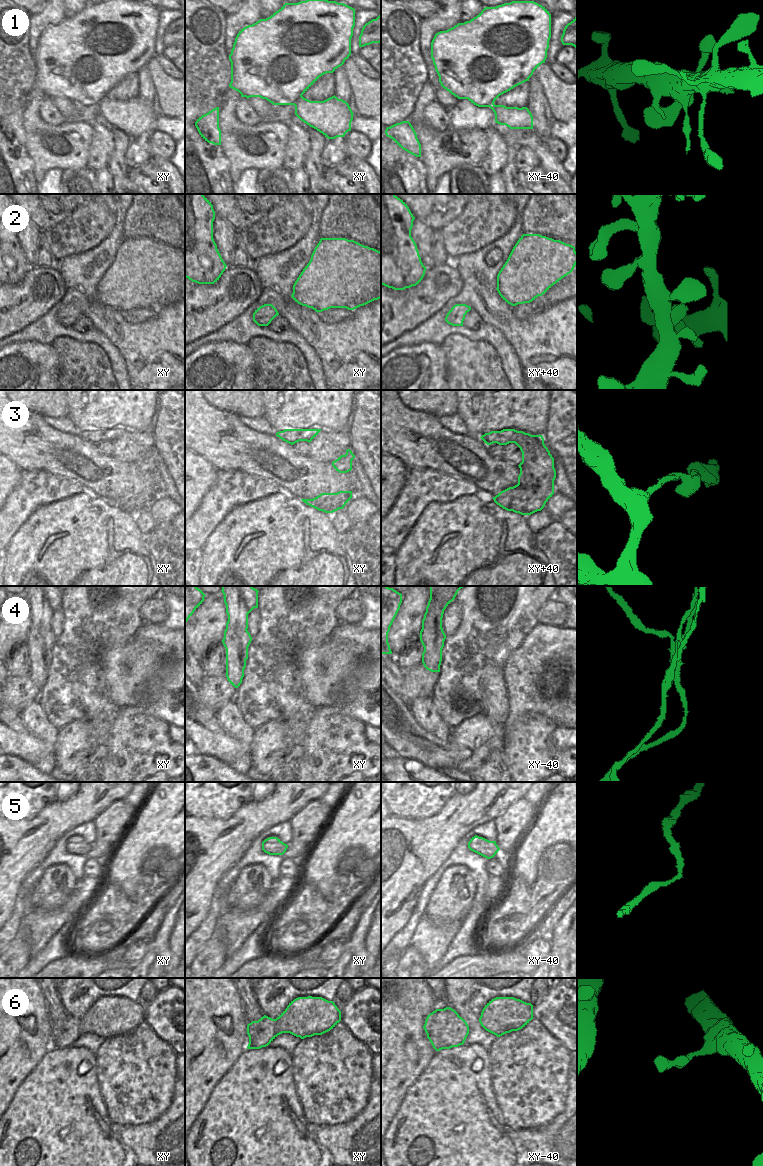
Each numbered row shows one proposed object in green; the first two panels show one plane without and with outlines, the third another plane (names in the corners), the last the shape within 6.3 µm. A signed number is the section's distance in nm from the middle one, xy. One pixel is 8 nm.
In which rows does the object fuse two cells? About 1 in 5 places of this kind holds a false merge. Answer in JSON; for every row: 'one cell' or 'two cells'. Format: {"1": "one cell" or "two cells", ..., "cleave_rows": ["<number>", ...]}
{"1": "one cell", "2": "one cell", "3": "one cell", "4": "two cells", "5": "one cell", "6": "one cell", "cleave_rows": ["4"]}

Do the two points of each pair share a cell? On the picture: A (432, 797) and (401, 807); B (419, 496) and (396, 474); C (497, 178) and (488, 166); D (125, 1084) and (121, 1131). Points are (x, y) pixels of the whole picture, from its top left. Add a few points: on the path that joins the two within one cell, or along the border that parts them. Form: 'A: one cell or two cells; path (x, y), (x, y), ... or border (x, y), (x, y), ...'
A: one cell; path (424, 797), (411, 797), (409, 799)
B: two cells; border (408, 469), (404, 485), (393, 502)
C: two cells; border (499, 171), (488, 176)
D: two cells; border (111, 1122), (118, 1124), (145, 1123)

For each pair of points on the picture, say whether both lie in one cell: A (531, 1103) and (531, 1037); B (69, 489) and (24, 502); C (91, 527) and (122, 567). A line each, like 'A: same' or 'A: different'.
A: same
B: same
C: same

